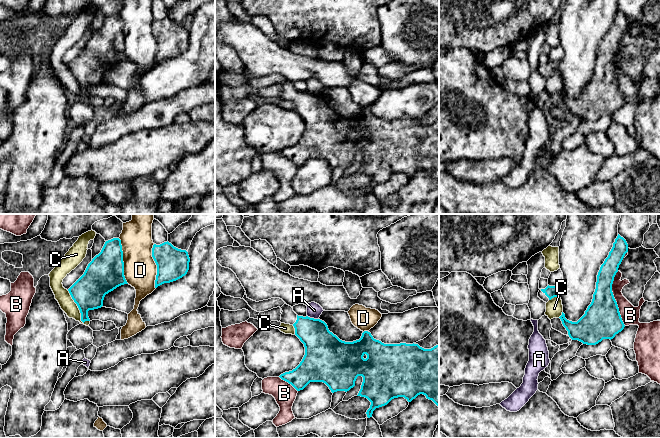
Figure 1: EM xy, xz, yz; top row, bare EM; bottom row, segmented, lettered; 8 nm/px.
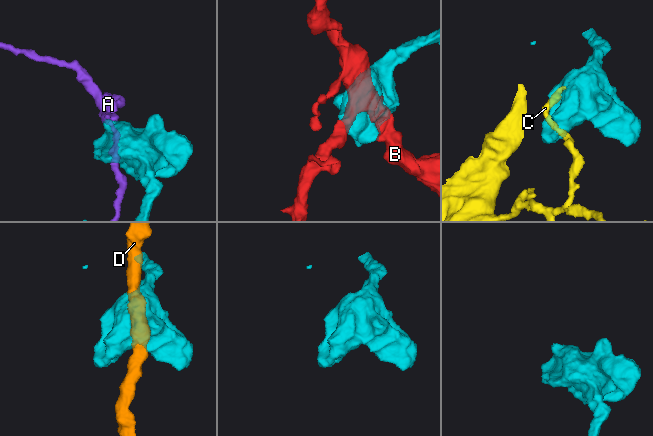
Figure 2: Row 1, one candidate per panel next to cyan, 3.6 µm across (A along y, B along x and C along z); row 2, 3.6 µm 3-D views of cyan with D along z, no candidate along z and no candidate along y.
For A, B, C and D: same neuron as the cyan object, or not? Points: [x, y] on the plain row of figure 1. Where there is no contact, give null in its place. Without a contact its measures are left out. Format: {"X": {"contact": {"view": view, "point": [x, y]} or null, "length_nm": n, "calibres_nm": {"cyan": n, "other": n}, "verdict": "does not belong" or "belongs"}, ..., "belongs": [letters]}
{"A": {"contact": {"view": "xz", "point": [312, 94]}, "length_nm": 90, "calibres_nm": {"cyan": 280, "other": 120}, "verdict": "does not belong"}, "B": {"contact": {"view": "yz", "point": [614, 74]}, "length_nm": 440, "calibres_nm": {"cyan": 300, "other": 150}, "verdict": "does not belong"}, "C": {"contact": {"view": "xy", "point": [79, 85]}, "length_nm": 320, "calibres_nm": {"cyan": 260, "other": 120}, "verdict": "does not belong"}, "D": {"contact": {"view": "xy", "point": [122, 37]}, "length_nm": 380, "calibres_nm": {"cyan": 300, "other": 260}, "verdict": "does not belong"}, "belongs": []}

